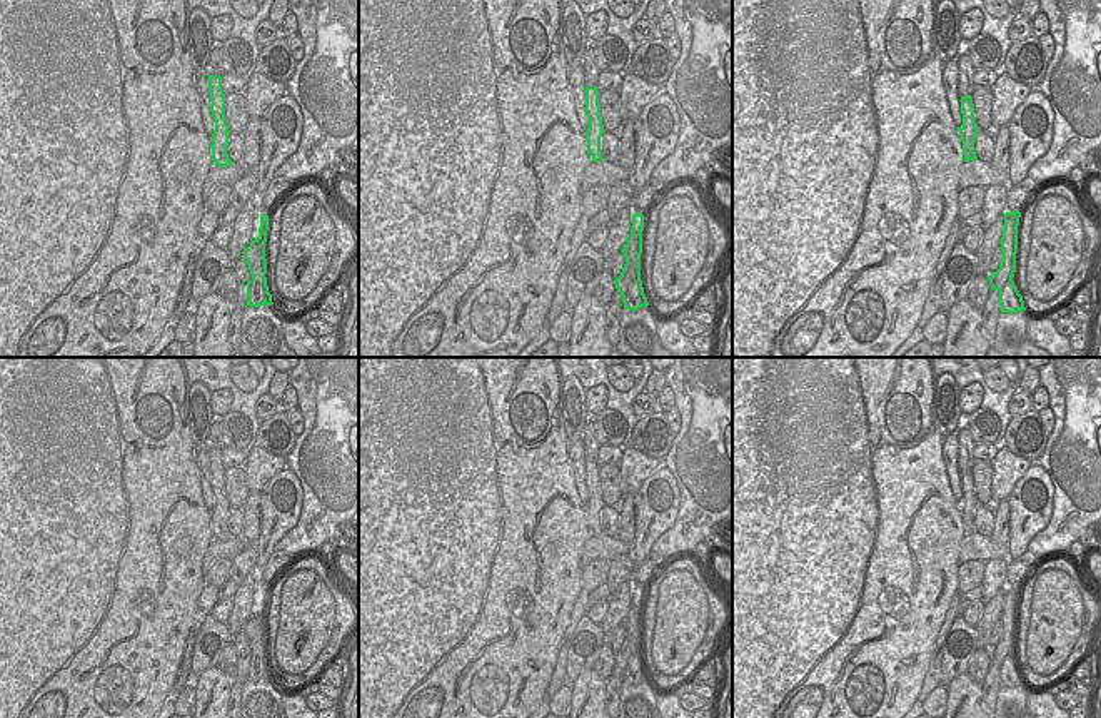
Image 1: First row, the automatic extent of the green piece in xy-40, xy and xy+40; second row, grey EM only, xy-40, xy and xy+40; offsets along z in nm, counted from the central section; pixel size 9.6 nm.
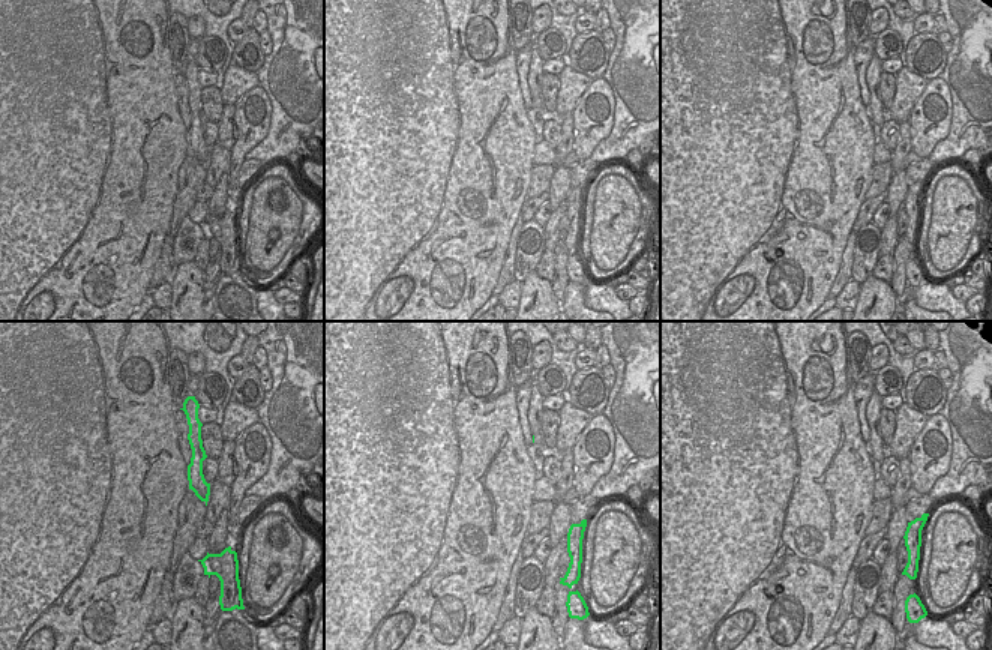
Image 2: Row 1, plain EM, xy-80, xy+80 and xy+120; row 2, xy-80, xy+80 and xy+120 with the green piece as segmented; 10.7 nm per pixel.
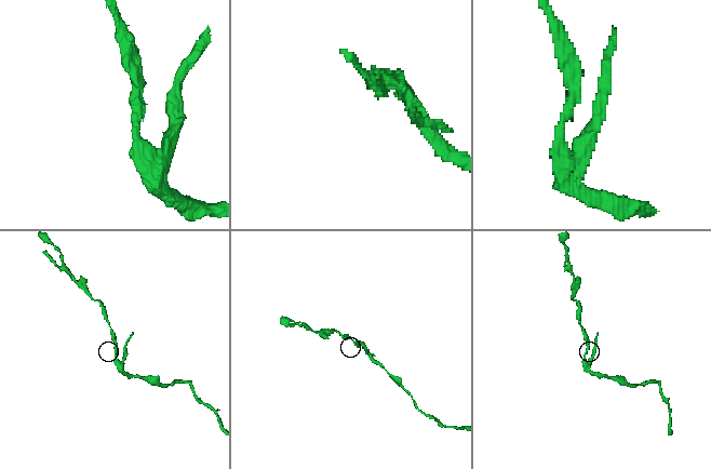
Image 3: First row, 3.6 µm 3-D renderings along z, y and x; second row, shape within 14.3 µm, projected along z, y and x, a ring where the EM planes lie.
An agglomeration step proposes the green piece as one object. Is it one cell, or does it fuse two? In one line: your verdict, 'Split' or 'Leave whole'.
Split.

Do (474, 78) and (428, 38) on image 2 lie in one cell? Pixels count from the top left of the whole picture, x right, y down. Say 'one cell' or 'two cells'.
one cell

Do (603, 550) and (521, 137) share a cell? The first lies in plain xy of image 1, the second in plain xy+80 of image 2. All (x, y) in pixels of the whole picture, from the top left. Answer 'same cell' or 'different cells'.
different cells

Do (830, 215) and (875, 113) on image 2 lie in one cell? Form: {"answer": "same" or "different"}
{"answer": "different"}

